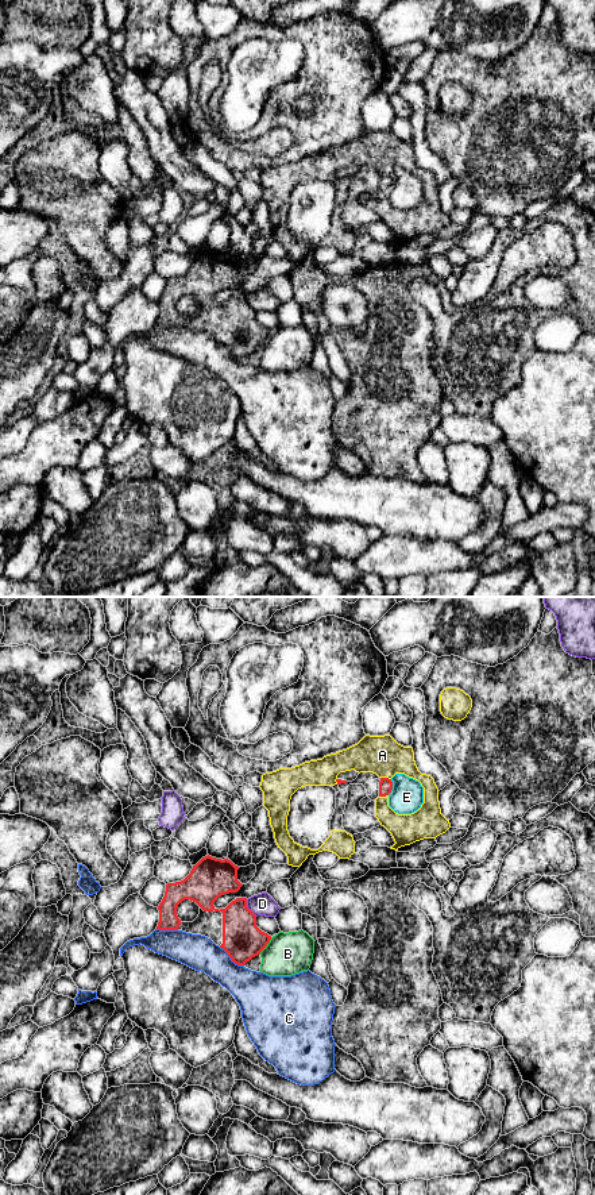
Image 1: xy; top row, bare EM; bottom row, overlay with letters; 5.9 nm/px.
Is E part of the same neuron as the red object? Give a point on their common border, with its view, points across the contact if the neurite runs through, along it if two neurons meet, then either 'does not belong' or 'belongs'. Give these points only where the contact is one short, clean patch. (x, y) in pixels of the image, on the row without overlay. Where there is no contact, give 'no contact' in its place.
contact xy (391, 182); border xy (391, 174), (391, 185), (387, 189); does not belong

